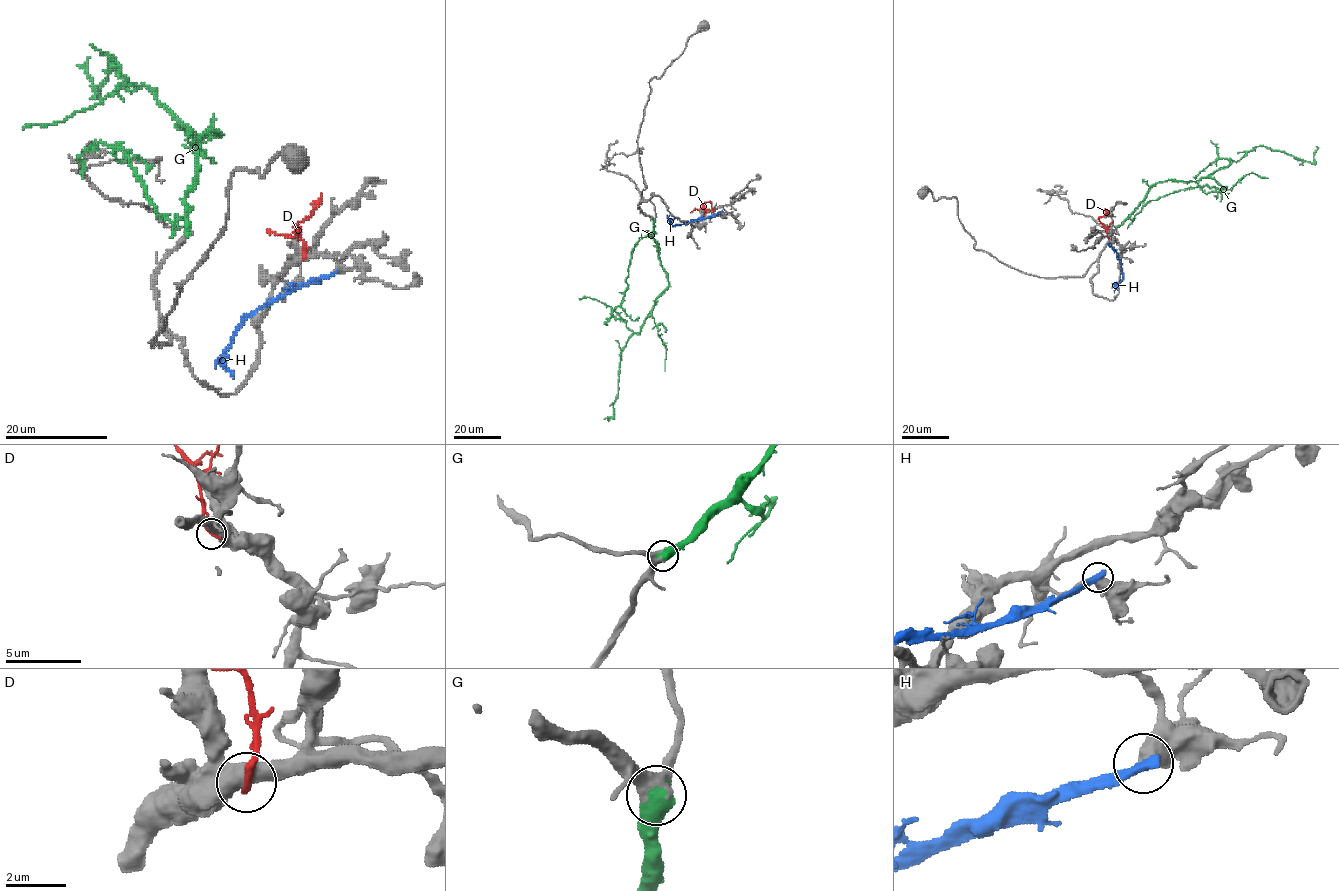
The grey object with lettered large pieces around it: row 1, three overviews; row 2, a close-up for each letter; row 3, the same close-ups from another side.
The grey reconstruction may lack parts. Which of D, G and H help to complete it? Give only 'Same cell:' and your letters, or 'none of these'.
Same cell: G

